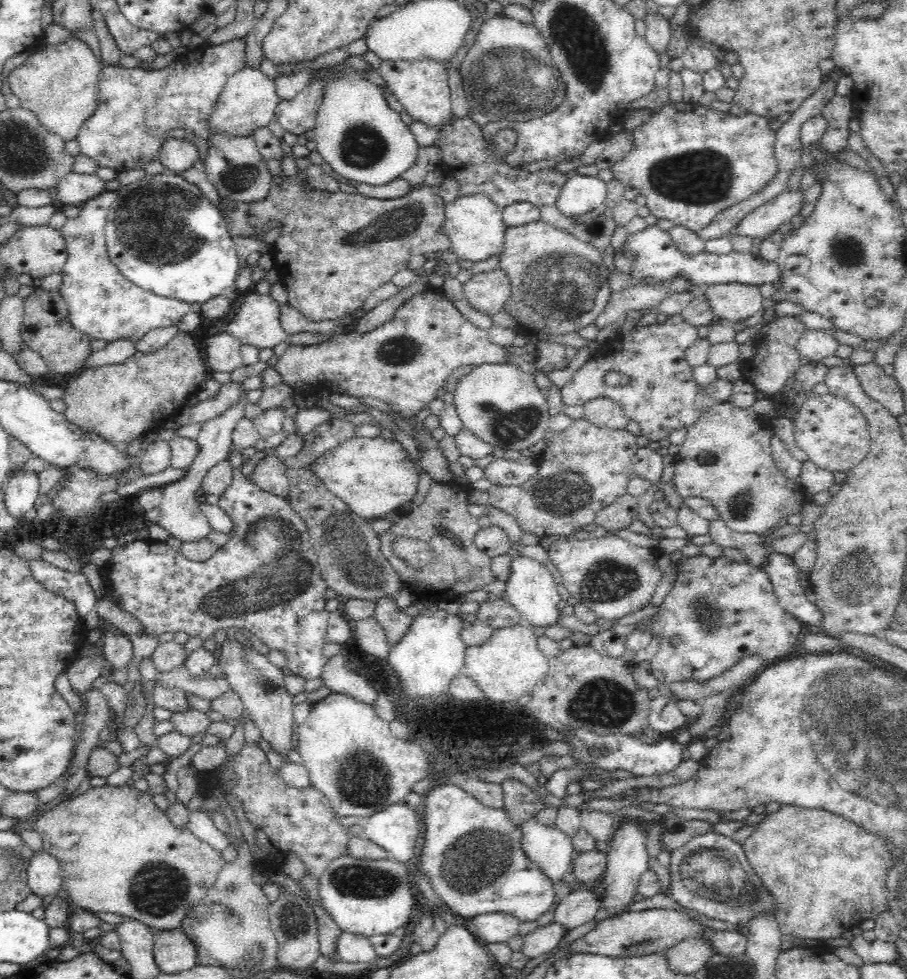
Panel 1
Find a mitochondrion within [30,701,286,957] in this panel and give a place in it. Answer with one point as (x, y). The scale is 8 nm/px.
(157, 890)

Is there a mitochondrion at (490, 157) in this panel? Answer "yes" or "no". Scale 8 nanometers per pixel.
no

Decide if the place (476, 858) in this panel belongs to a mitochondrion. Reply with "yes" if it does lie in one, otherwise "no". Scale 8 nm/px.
yes

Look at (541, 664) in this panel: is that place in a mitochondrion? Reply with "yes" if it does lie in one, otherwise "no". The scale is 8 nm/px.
no

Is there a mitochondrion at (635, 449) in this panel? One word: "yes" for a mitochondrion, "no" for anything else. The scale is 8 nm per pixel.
no

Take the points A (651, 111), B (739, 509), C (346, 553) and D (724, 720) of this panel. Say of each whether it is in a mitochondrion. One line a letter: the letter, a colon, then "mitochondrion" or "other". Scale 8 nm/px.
A: other
B: mitochondrion
C: mitochondrion
D: other

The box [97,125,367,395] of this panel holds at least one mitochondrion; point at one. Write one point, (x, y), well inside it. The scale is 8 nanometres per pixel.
(158, 222)

